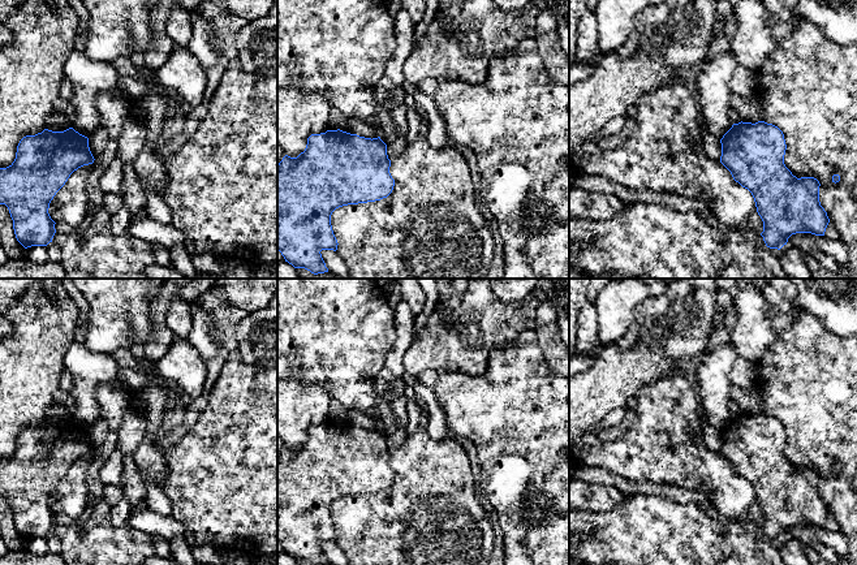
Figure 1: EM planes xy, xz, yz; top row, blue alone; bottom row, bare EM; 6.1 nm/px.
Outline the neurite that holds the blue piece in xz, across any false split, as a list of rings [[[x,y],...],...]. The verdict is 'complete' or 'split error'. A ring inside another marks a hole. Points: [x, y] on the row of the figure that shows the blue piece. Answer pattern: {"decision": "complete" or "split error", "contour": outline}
{"decision": "complete", "contour": [[[340,129],[311,134],[303,152],[297,158],[285,155],[277,164],[277,250],[285,262],[294,268],[305,268],[314,275],[328,272],[320,251],[337,250],[339,243],[331,225],[332,212],[343,206],[387,198],[395,186],[389,167],[387,145],[380,137],[371,139]]]}

